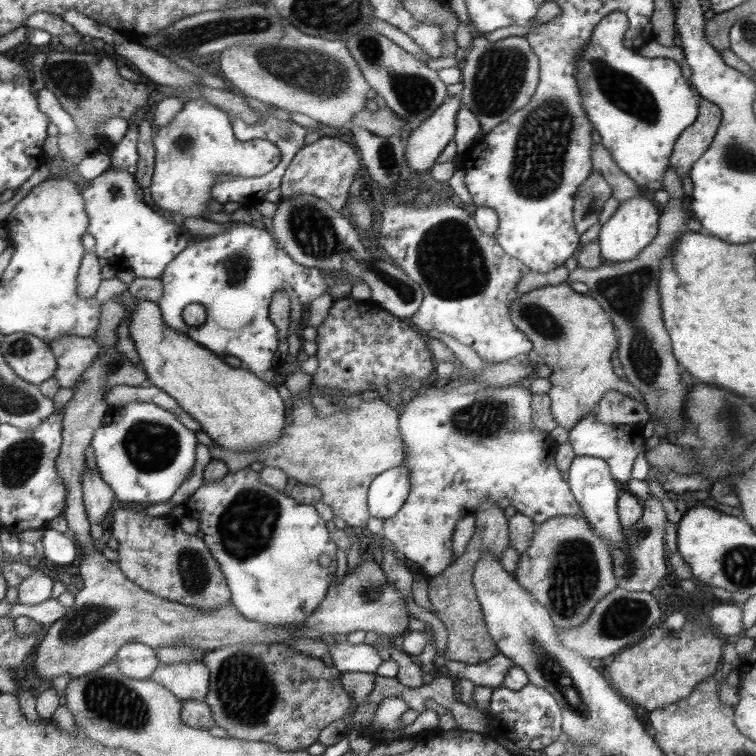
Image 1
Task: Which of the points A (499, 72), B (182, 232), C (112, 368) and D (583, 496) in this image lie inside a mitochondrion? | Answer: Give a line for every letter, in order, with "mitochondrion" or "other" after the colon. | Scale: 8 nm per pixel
A: mitochondrion
B: other
C: mitochondrion
D: other

